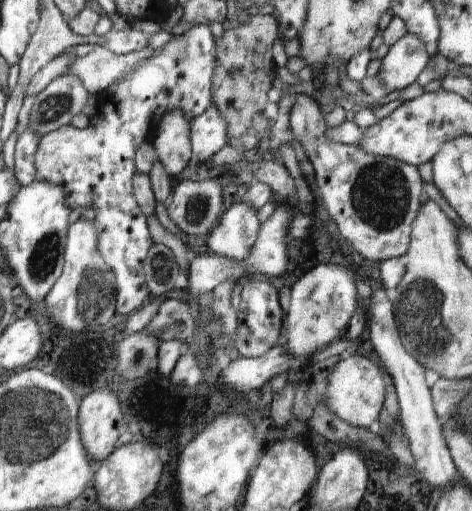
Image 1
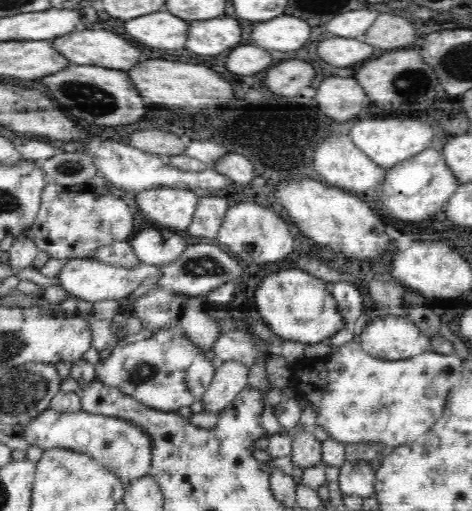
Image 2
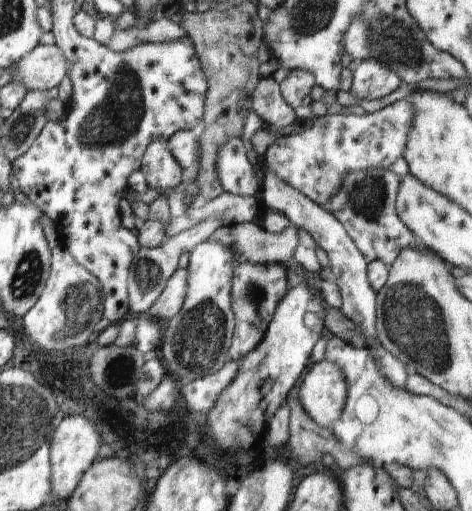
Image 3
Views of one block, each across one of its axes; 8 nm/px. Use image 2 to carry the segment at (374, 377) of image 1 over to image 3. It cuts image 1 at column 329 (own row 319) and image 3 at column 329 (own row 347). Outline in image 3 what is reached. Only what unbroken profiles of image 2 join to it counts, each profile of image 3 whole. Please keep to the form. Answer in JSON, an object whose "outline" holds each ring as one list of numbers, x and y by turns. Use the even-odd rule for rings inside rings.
{"outline":[[326,359,313,364,296,390,304,412,318,426,332,431,334,422,342,416,342,406,348,396,348,384,340,366]]}

